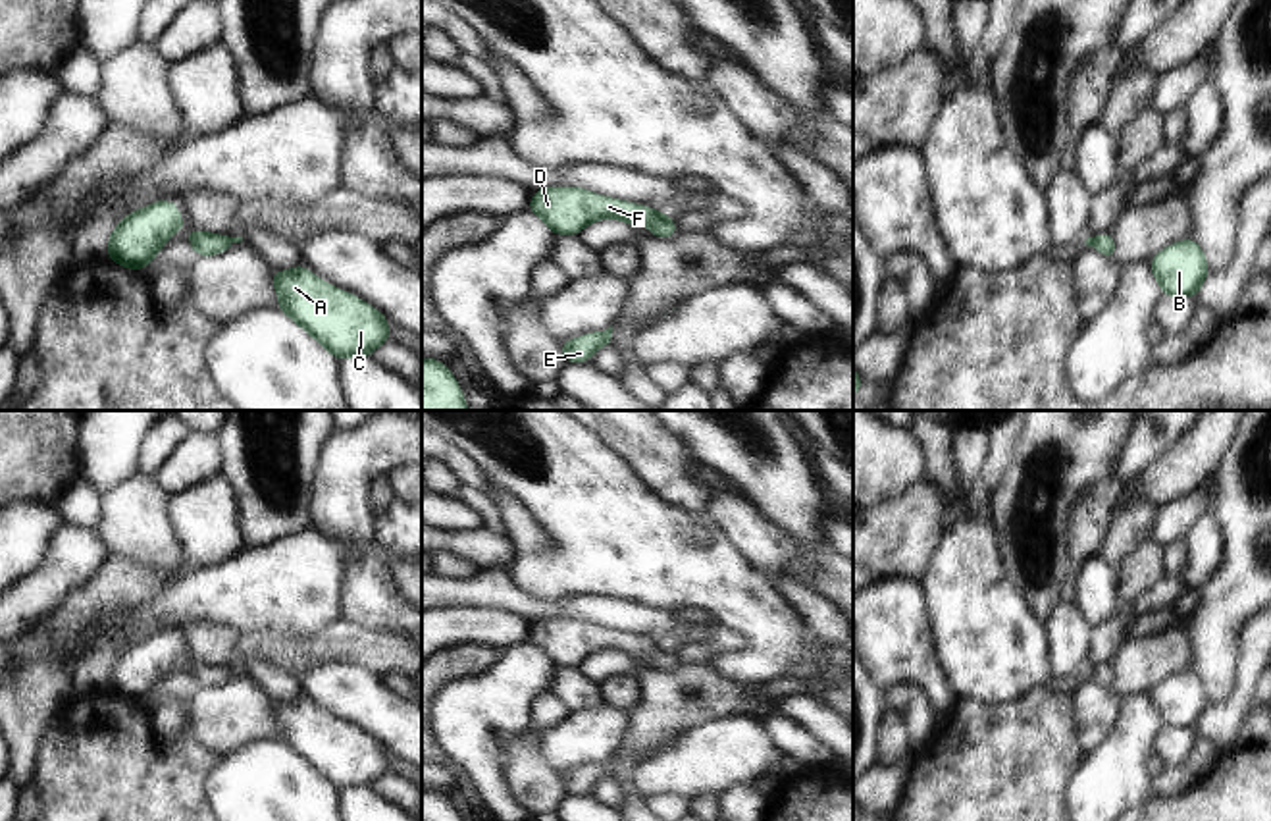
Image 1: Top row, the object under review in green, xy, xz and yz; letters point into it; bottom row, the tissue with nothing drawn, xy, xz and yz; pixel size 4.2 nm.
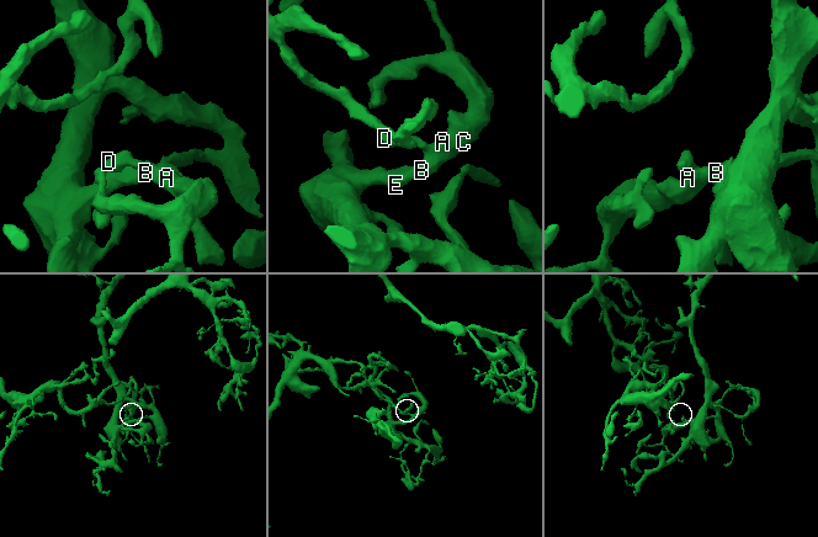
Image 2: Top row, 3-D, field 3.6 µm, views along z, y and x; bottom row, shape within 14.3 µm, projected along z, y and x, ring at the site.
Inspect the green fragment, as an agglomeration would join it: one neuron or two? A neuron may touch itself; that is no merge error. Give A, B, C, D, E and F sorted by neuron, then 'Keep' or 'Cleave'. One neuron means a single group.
Groups: A B C D E F. Keep.

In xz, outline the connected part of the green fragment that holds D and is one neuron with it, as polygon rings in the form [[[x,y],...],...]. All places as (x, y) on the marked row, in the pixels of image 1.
[[[547,187],[533,191],[530,212],[555,235],[576,237],[582,227],[601,218],[620,218],[628,225],[649,225],[651,235],[668,239],[678,233],[674,218],[641,204],[605,199],[582,187]]]

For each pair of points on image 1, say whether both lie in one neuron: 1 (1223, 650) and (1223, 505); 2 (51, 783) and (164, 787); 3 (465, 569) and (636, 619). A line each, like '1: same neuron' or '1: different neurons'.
1: same neuron
2: same neuron
3: different neurons

